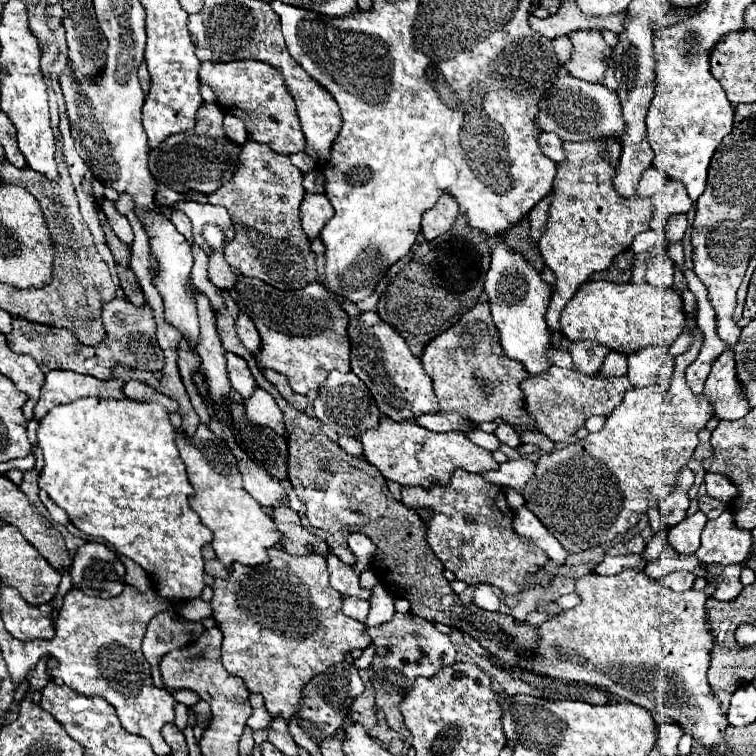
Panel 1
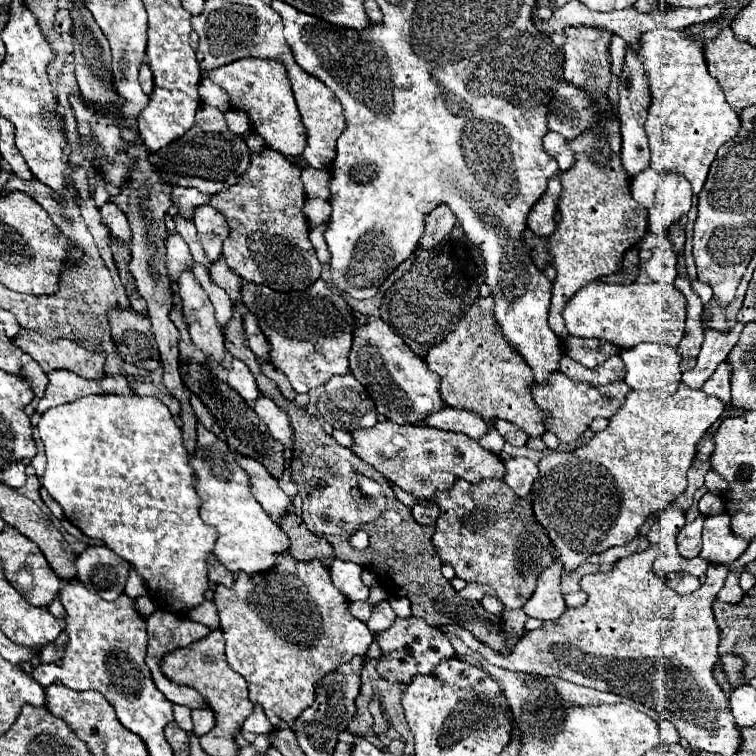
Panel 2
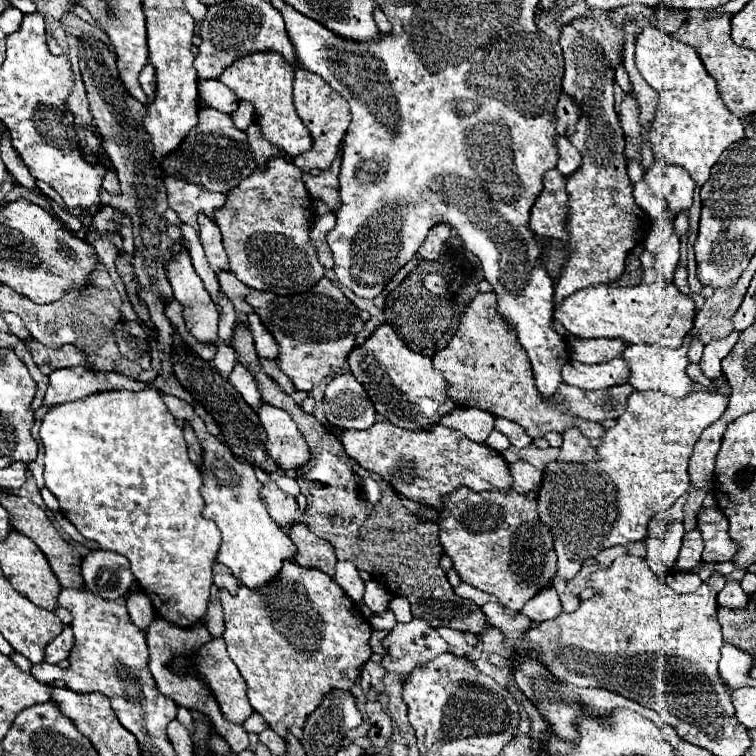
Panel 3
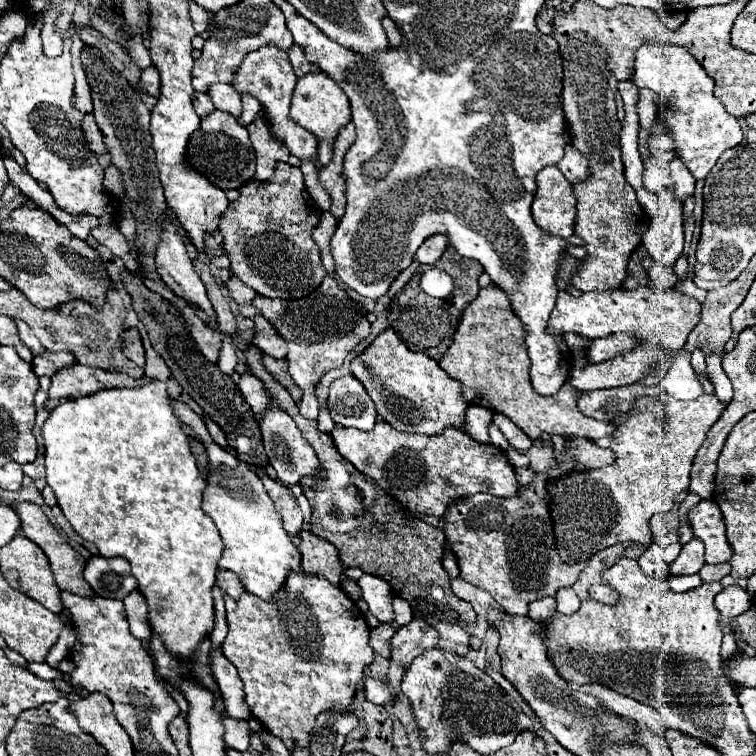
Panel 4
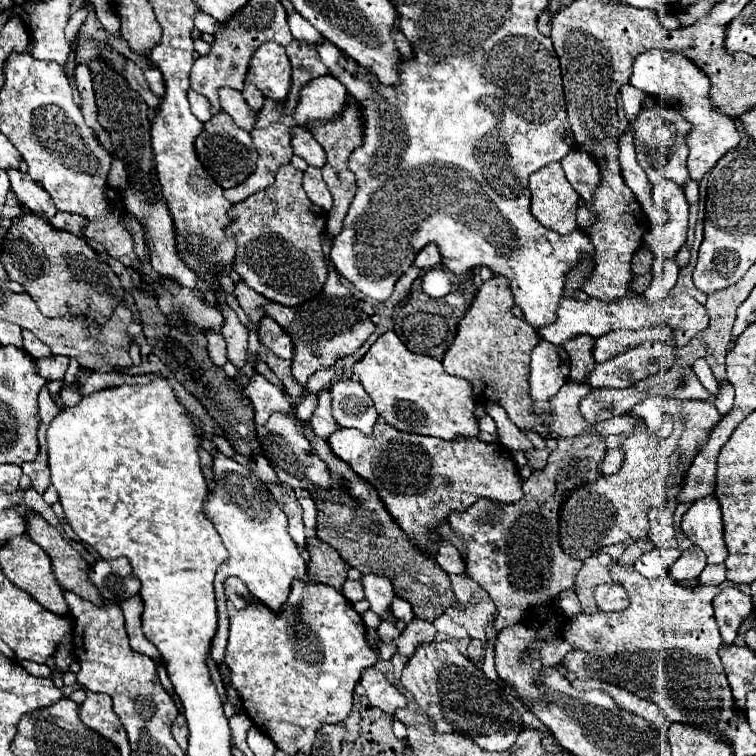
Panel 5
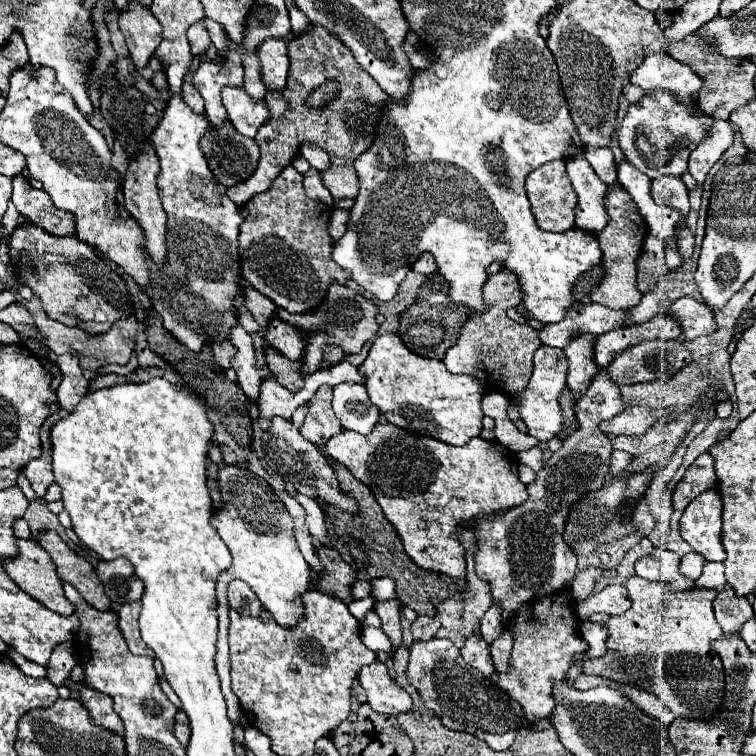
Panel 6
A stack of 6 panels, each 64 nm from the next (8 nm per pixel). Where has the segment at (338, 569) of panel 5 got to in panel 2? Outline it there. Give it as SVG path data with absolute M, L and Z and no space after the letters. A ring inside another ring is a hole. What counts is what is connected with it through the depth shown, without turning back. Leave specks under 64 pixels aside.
M288 512L288 516L284 520L280 520L280 528L288 534L288 538L290 538L288 552L296 560L320 560L326 568L330 566L330 562L334 560L332 546L324 538L314 536L306 528L302 518L298 518L294 512Z

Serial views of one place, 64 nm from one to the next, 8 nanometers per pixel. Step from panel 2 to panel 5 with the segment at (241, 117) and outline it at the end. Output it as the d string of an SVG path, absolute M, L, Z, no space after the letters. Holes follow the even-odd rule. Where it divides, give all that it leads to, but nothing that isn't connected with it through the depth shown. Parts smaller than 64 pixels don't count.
M246 84L246 86L244 86L244 90L242 90L242 94L244 94L244 98L246 98L248 106L250 106L254 112L258 112L258 110L262 108L262 104L264 104L264 96L256 90L256 86Z

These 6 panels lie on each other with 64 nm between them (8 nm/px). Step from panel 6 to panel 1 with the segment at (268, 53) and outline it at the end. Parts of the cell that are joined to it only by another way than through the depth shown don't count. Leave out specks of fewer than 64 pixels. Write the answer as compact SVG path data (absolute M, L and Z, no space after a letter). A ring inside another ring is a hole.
M256 60L202 62L200 82L208 84L216 92L216 104L222 108L222 112L244 120L250 140L264 142L274 152L288 156L306 148L294 100L286 90L282 74L276 68Z

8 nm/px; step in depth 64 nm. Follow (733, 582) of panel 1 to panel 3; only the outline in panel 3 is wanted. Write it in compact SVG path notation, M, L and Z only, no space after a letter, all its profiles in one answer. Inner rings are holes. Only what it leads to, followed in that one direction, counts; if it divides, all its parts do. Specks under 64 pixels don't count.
M730 580L718 594L718 604L726 608L744 608L746 602L748 602L748 596L736 580Z

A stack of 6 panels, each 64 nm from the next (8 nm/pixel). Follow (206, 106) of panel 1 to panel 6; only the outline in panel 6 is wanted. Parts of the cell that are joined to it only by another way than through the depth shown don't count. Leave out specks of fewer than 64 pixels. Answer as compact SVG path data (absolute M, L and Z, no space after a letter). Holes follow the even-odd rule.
M224 120L220 128L210 126L210 130L200 140L200 148L212 174L224 186L244 182L258 166L256 142L236 132L230 120Z

